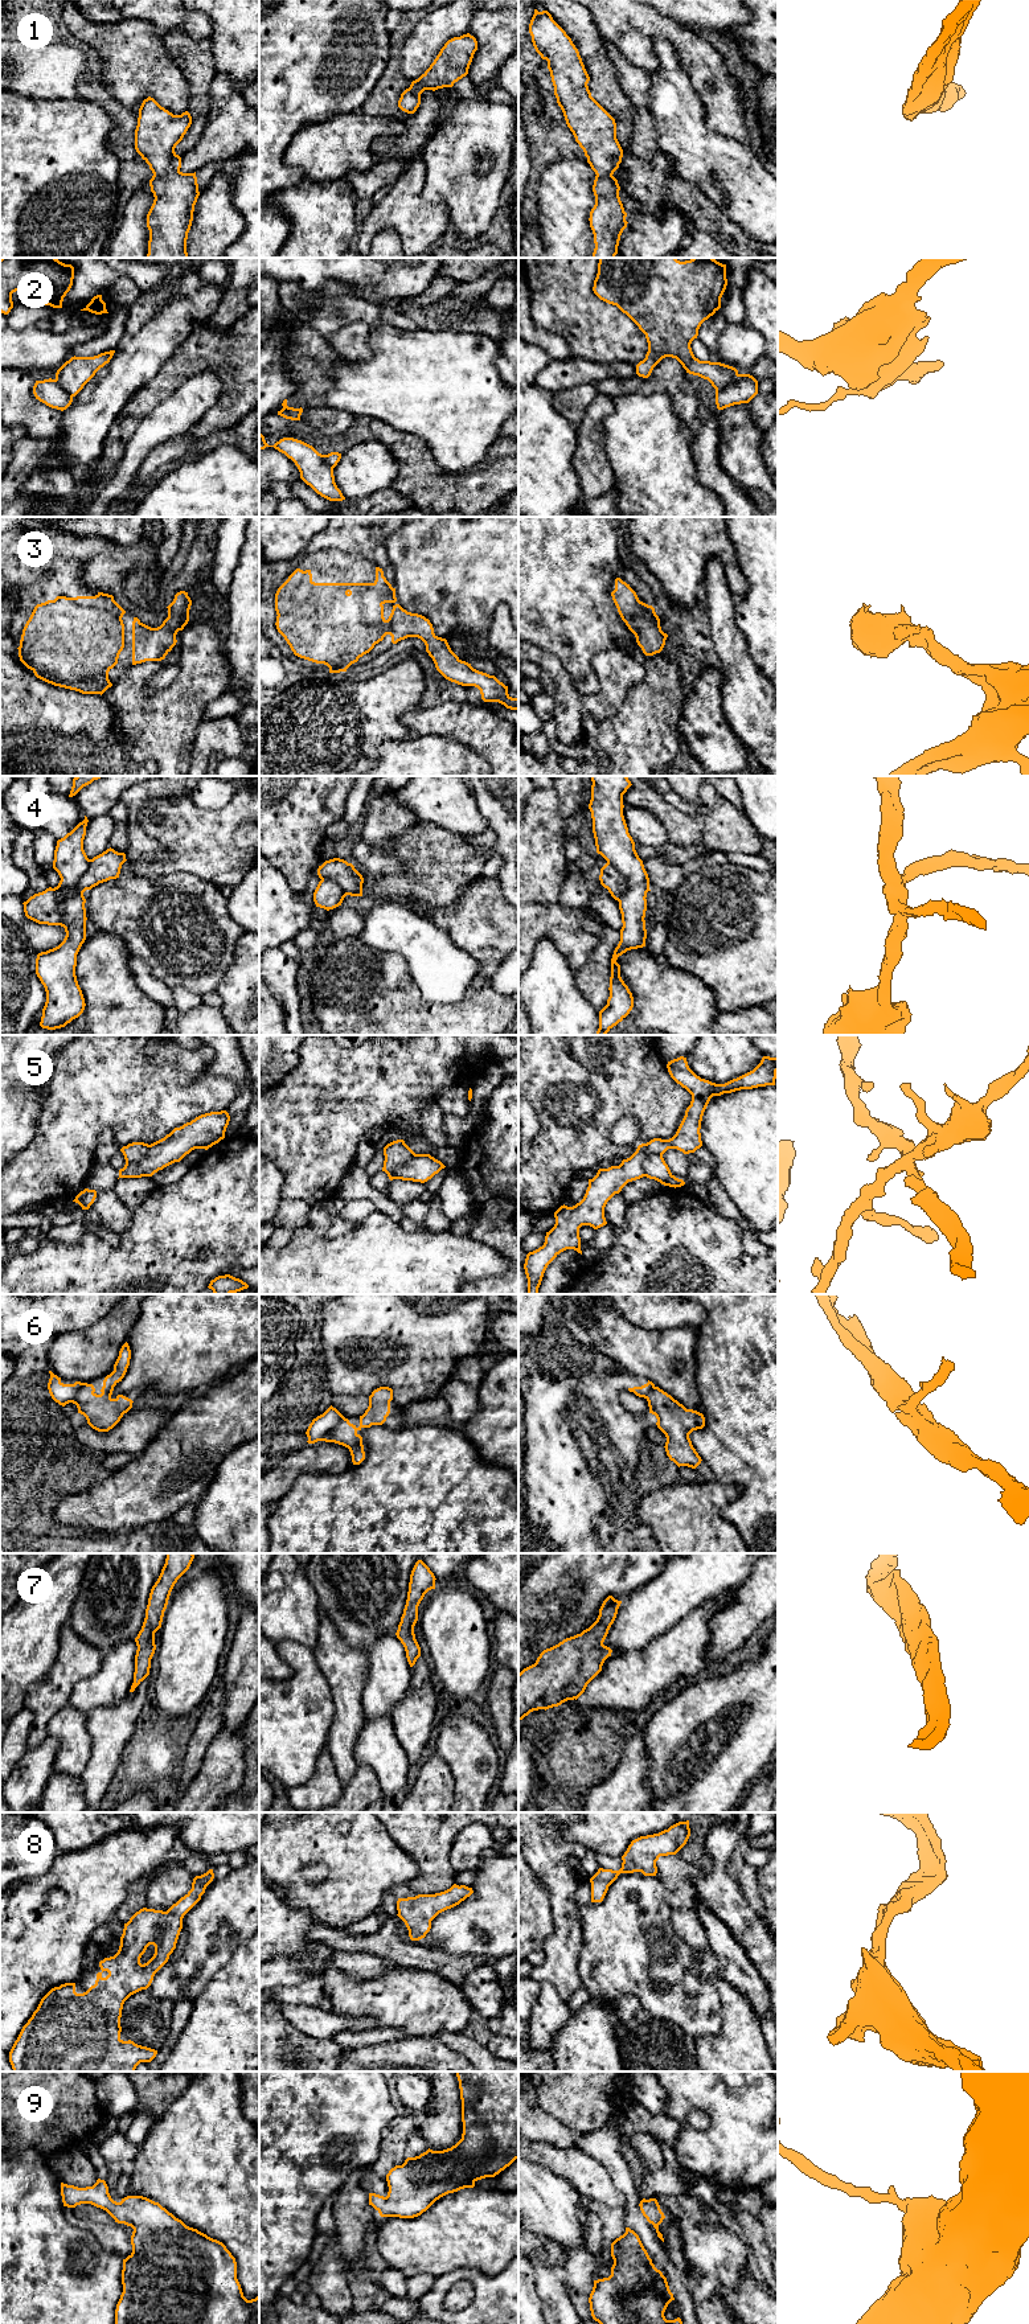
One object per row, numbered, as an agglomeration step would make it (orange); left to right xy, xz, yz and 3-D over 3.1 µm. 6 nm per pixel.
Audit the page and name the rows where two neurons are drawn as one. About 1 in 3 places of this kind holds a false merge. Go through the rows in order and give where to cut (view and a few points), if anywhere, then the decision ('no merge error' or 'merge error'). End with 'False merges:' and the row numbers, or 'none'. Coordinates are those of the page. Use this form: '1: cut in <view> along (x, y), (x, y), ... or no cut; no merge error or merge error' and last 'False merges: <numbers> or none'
1: no cut; no merge error
2: cut in yz along (738, 374), (726, 386), (716, 390); merge error
3: no cut; no merge error
4: cut in yz along (607, 862), (626, 882), (626, 892), (619, 900); merge error
5: cut in yz along (661, 1153), (648, 1153), (646, 1156), (643, 1175); merge error
6: cut in xz along (344, 1417), (322, 1440); merge error
7: no cut; no merge error
8: no cut; no merge error
9: no cut; no merge error
False merges: 2, 4, 5, 6

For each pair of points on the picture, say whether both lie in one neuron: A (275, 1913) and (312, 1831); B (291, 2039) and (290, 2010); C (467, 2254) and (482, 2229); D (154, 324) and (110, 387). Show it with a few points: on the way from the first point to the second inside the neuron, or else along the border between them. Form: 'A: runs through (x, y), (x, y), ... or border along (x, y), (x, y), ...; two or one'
A: border along (273, 1885), (290, 1905), (308, 1913); two
B: border along (282, 2004), (285, 2016), (295, 2027), (316, 2039); two
C: runs through (467, 2247), (467, 2244), (475, 2236); one
D: runs through (148, 340), (126, 372); one

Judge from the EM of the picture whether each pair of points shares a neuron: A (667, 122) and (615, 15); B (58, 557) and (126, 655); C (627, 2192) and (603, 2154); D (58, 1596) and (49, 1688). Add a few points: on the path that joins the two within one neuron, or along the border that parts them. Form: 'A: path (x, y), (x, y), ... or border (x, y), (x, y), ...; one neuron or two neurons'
A: border (651, 44), (659, 61), (659, 68), (650, 74); two neurons
B: path (58, 580), (58, 587), (102, 631); one neuron
C: path (624, 2183), (619, 2169), (613, 2163); one neuron
D: border (60, 1637), (53, 1666), (31, 1690); two neurons

